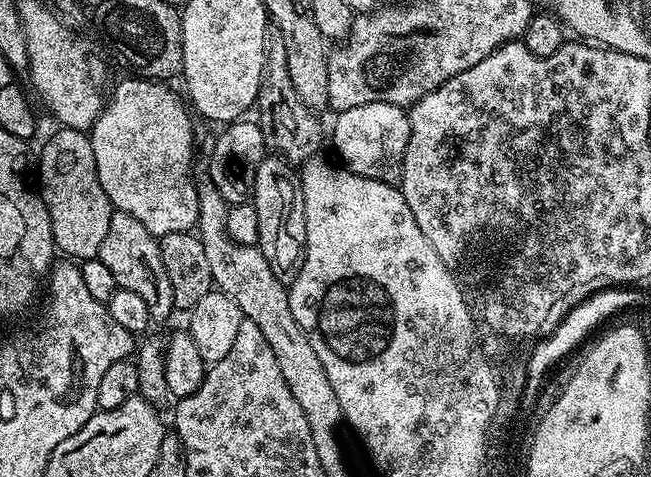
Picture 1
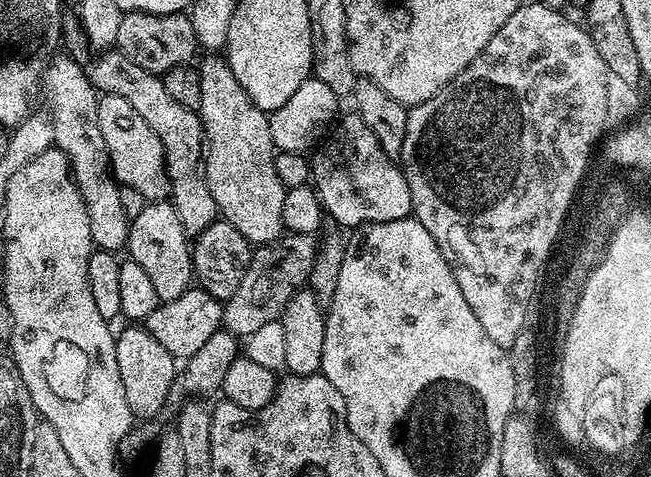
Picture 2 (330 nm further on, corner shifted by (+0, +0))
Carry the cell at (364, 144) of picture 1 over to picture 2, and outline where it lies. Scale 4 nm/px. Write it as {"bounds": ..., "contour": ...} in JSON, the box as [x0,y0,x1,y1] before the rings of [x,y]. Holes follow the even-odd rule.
{"bounds":[310,114,412,230],"contour":[[[349,114],[343,120],[344,117],[331,129],[330,135],[315,149],[310,160],[310,180],[325,213],[331,219],[333,216],[341,224],[341,229],[347,230],[355,230],[362,224],[409,219],[412,216],[410,186],[406,186],[406,178],[399,163],[388,156],[386,150],[382,150],[378,138],[374,138],[374,130],[370,130],[370,126],[366,126],[360,116]]]}

